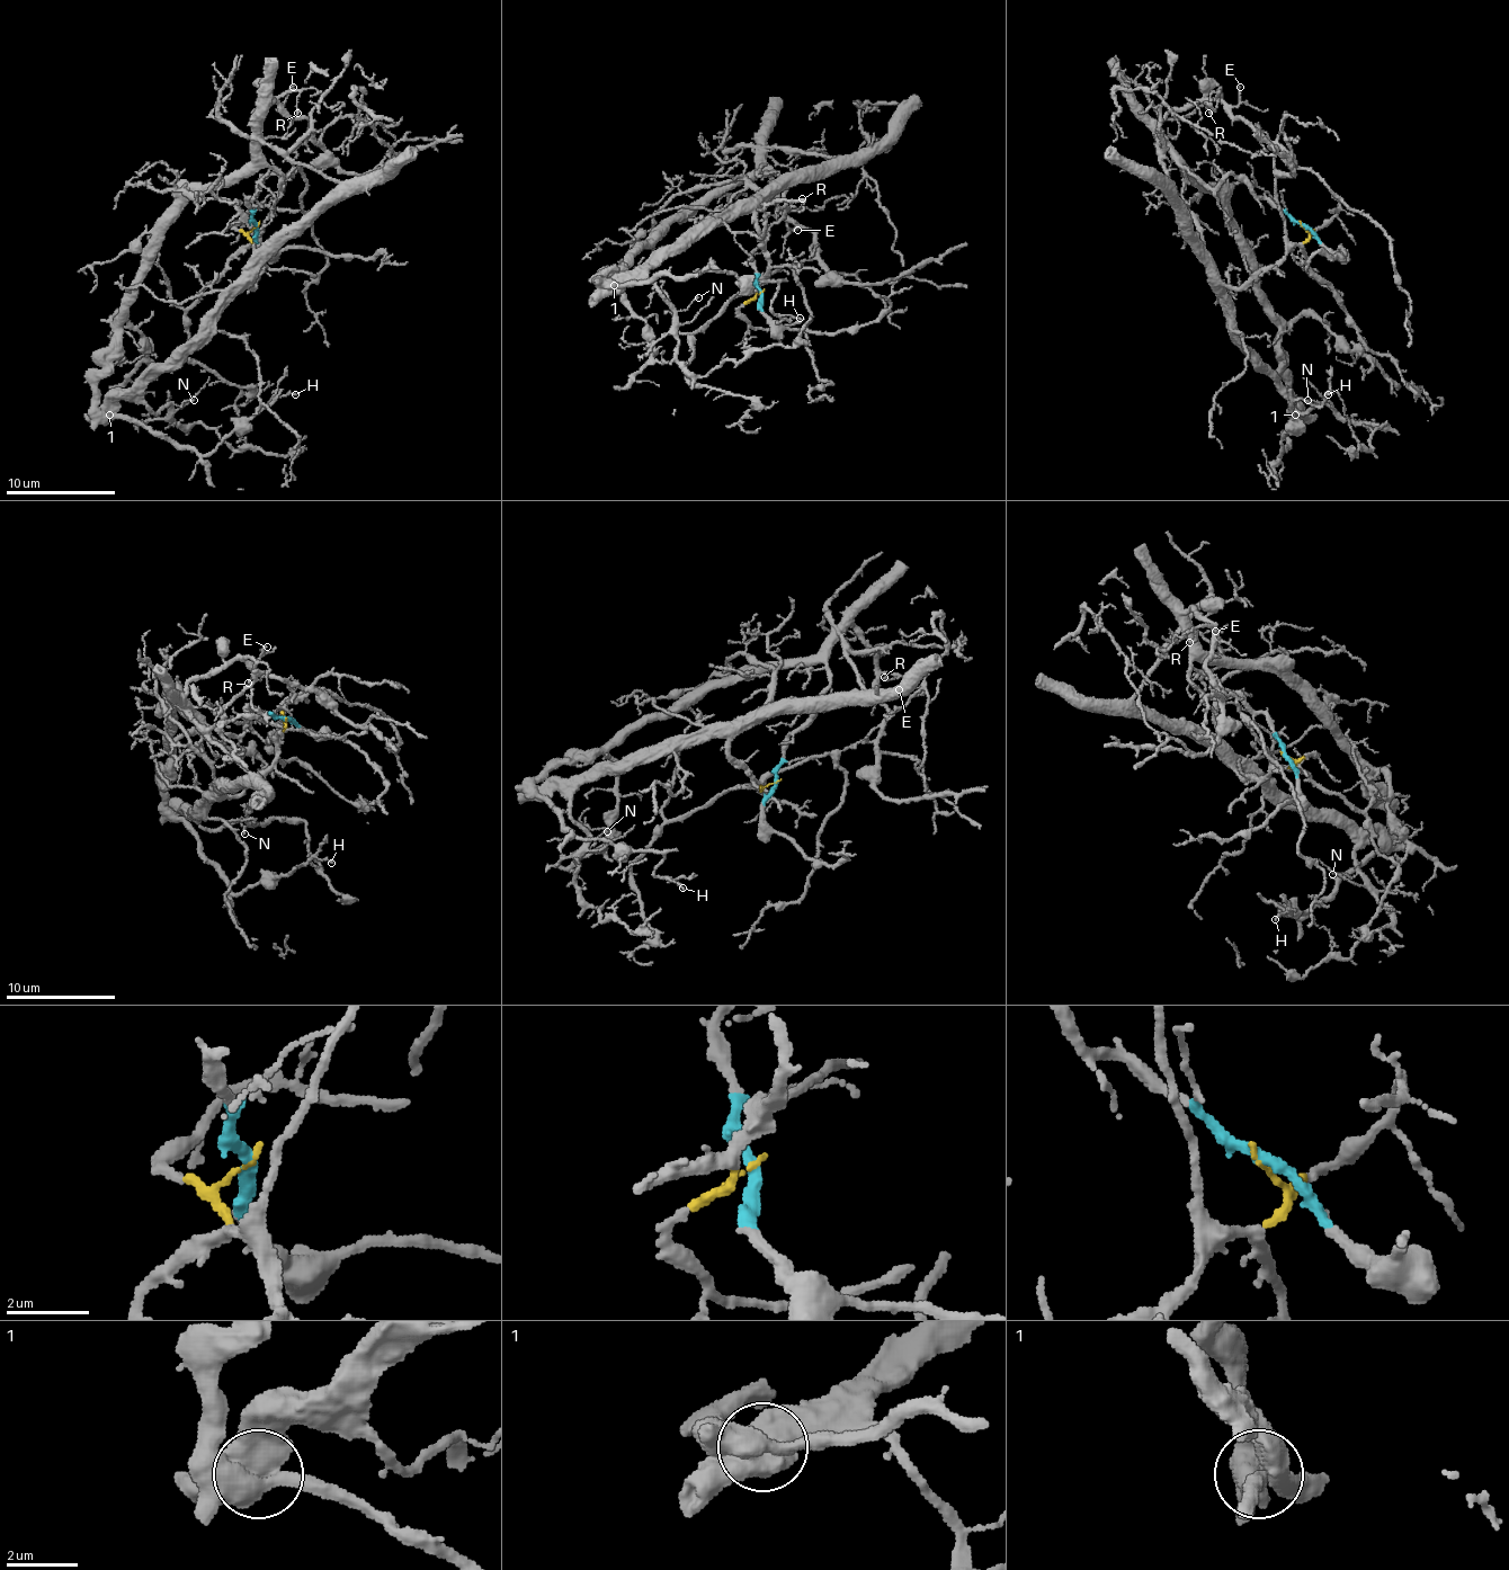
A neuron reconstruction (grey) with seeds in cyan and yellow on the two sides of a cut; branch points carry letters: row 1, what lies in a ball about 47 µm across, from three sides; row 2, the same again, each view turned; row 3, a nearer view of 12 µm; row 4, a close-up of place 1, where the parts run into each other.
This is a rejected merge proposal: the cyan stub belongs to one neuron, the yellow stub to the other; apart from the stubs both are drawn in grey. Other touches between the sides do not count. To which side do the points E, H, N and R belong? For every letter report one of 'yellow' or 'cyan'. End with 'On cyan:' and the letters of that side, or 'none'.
E: cyan
H: cyan
N: yellow
R: cyan
On cyan: E, H, R

